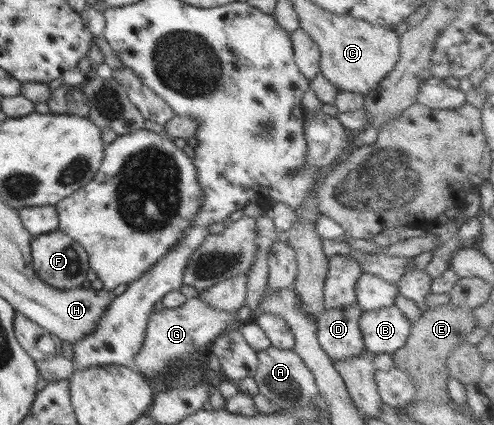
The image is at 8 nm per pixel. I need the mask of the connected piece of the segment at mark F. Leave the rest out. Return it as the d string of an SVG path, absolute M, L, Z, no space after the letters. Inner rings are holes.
M58 229L46 234L36 235L31 240L32 266L36 274L51 287L68 290L83 285L90 265L88 253L72 237Z

